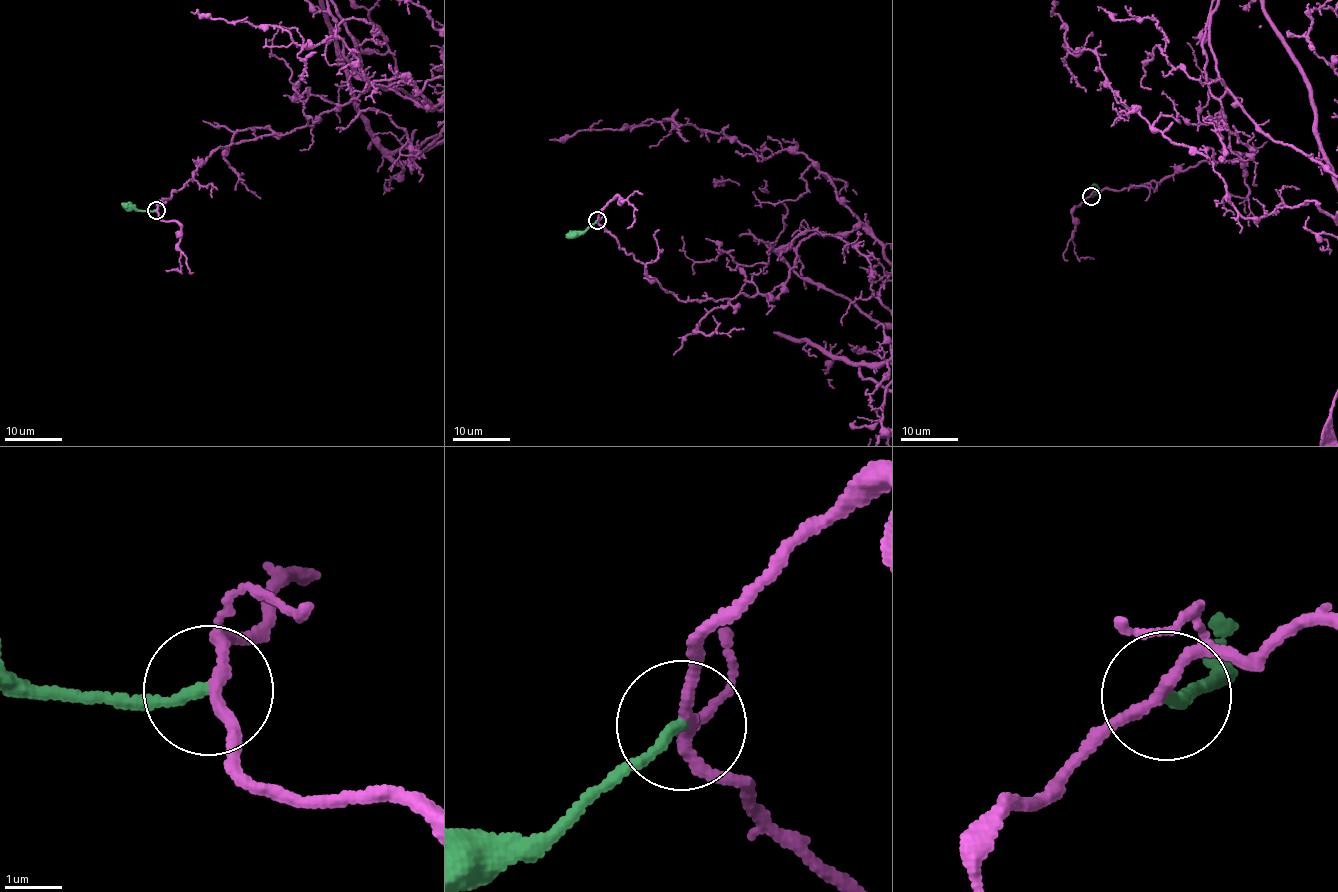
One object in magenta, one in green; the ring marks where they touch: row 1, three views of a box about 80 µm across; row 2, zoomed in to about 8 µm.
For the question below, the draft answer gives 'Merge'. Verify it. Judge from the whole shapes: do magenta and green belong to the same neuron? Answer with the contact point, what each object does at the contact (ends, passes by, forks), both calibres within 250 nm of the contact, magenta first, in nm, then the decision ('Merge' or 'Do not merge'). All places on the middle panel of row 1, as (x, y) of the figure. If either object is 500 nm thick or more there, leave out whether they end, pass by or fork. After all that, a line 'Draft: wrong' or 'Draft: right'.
Place: (597, 220). At the ring magenta passes by. At the ring green ends. Thickness 190 nm (magenta) against 190 nm. Do not merge
Draft: wrong

